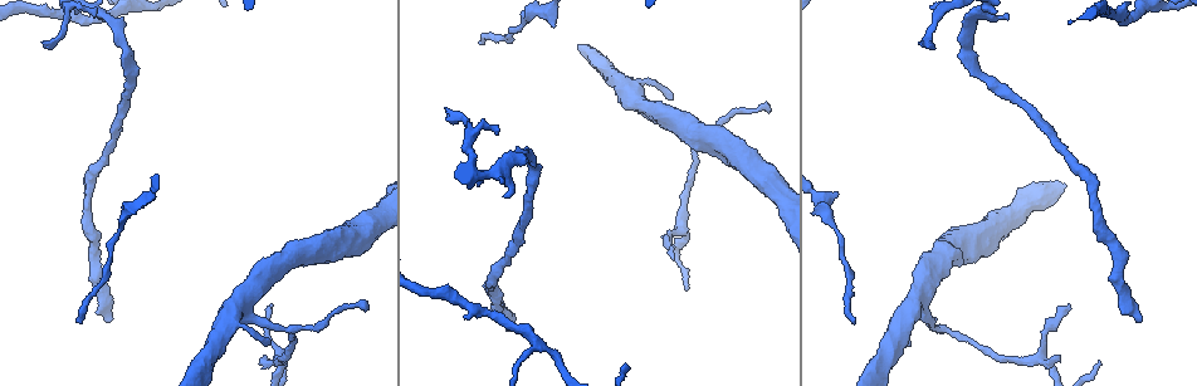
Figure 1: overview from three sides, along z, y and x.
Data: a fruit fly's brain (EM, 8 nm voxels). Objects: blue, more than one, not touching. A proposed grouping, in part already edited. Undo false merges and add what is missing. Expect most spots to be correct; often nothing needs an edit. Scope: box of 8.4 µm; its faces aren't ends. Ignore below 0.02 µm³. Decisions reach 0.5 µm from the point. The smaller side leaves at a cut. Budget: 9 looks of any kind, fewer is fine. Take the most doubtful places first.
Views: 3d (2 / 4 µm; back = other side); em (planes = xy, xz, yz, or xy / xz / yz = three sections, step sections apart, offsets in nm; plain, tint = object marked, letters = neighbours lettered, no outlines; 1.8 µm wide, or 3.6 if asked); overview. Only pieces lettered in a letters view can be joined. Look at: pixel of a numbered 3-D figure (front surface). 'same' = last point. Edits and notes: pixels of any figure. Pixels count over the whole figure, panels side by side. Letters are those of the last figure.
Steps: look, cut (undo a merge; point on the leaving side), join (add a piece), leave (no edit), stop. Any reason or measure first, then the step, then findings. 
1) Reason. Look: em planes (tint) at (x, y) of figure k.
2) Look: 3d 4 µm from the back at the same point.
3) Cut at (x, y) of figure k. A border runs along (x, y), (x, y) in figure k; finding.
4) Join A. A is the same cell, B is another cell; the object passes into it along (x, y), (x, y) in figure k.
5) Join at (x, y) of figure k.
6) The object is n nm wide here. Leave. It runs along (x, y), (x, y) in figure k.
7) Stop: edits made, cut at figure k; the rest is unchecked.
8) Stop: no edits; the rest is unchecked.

Branch stops here. Look: 3d 4 µm at (505, 329) of figure 1.

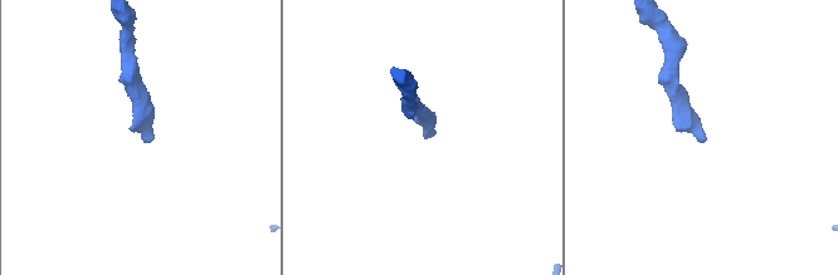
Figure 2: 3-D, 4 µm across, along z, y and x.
Look: em planes (letters) at (426, 136) of figure 2.

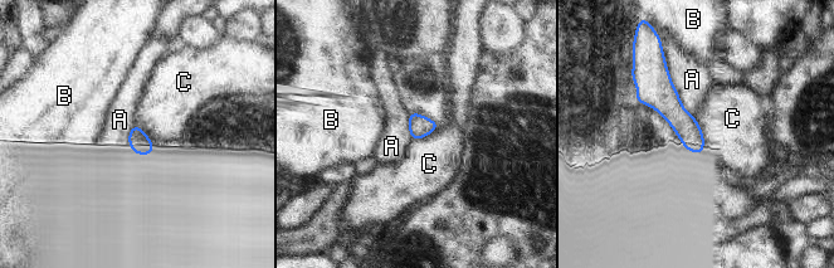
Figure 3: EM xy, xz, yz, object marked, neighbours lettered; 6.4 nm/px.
The longest contact is with A, 480 nm. Leave. A, B and C are other cells; a border runs along (697, 121), (703, 137), (703, 152) in figure 3; none of them fits.

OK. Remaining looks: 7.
Tapers out. Look: em planes (letters) at (483, 42) of figure 1.

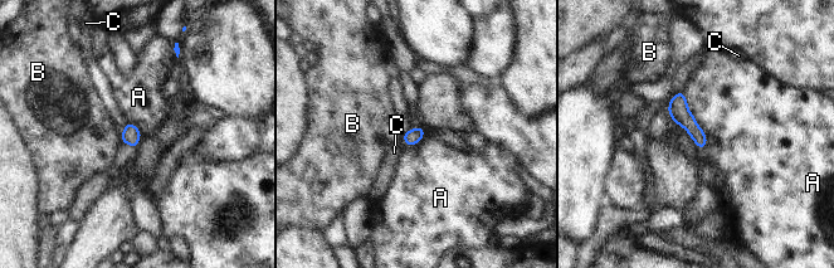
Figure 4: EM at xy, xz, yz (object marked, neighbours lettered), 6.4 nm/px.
Leave. A, B and C are other cells; a border runs along (683, 91), (707, 146) in figure 4; none of them fits.

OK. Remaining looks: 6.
Tapers out. Look: 3d 2 µm at (921, 45) of figure 1.

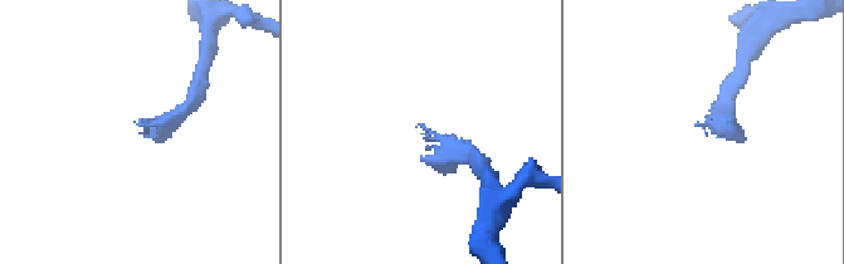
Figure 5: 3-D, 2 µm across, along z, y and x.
Look: em xz step 4 (letters) at (136, 125) of figure 5.

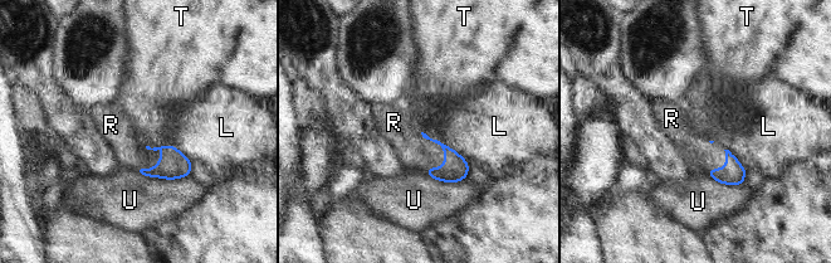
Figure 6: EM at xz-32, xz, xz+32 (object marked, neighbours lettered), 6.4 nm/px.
Another direction. Look: em planes (letters) at the same point.

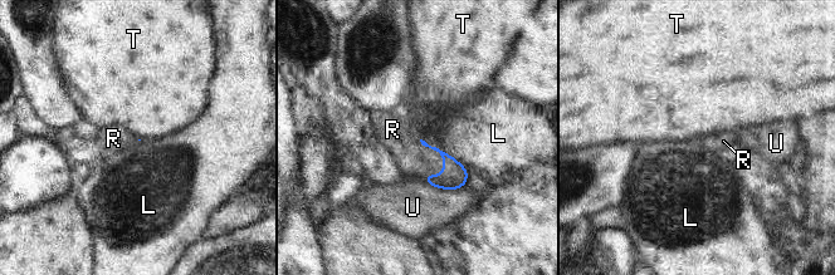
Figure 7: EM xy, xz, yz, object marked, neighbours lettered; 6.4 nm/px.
Join R. R is the same cell, L, T and U are other cells; the object passes into it along (454, 175), (443, 162), (414, 160) in figure 7; it goes on there.

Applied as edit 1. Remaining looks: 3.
Branch stops here. Look: em 3.6 µm planes (letters) at (365, 309) of figure 1.

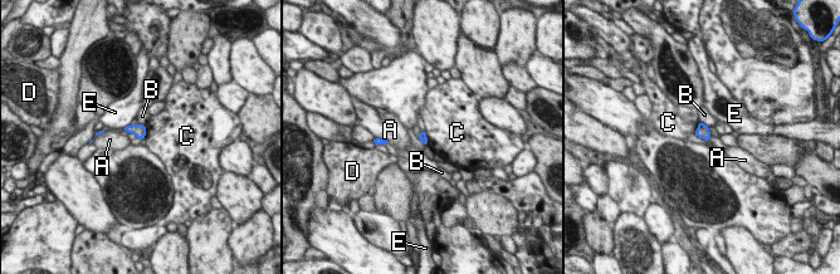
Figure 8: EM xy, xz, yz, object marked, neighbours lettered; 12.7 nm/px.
Leave. A, B, C, D and E are other cells; a border runs along (143, 125), (145, 137) in figure 8; no lettered piece goes on from it.

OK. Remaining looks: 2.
Stop: edits made, join at figure 7; the rest is unchecked.

